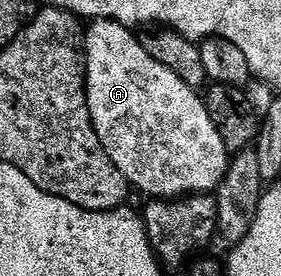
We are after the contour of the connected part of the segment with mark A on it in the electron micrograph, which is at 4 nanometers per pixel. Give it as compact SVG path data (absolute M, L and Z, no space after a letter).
M112 19L94 20L86 28L85 46L87 49L87 100L89 101L91 120L97 129L97 137L101 137L101 145L105 145L105 153L109 153L113 165L117 165L117 169L121 169L121 173L125 173L128 184L134 190L136 187L137 190L144 191L151 199L178 199L189 195L206 195L214 192L227 172L229 153L225 149L225 141L221 141L221 133L217 131L217 125L210 120L204 96L177 77L168 66L161 65L160 61L149 57L142 38L132 28L121 25L117 21Z

